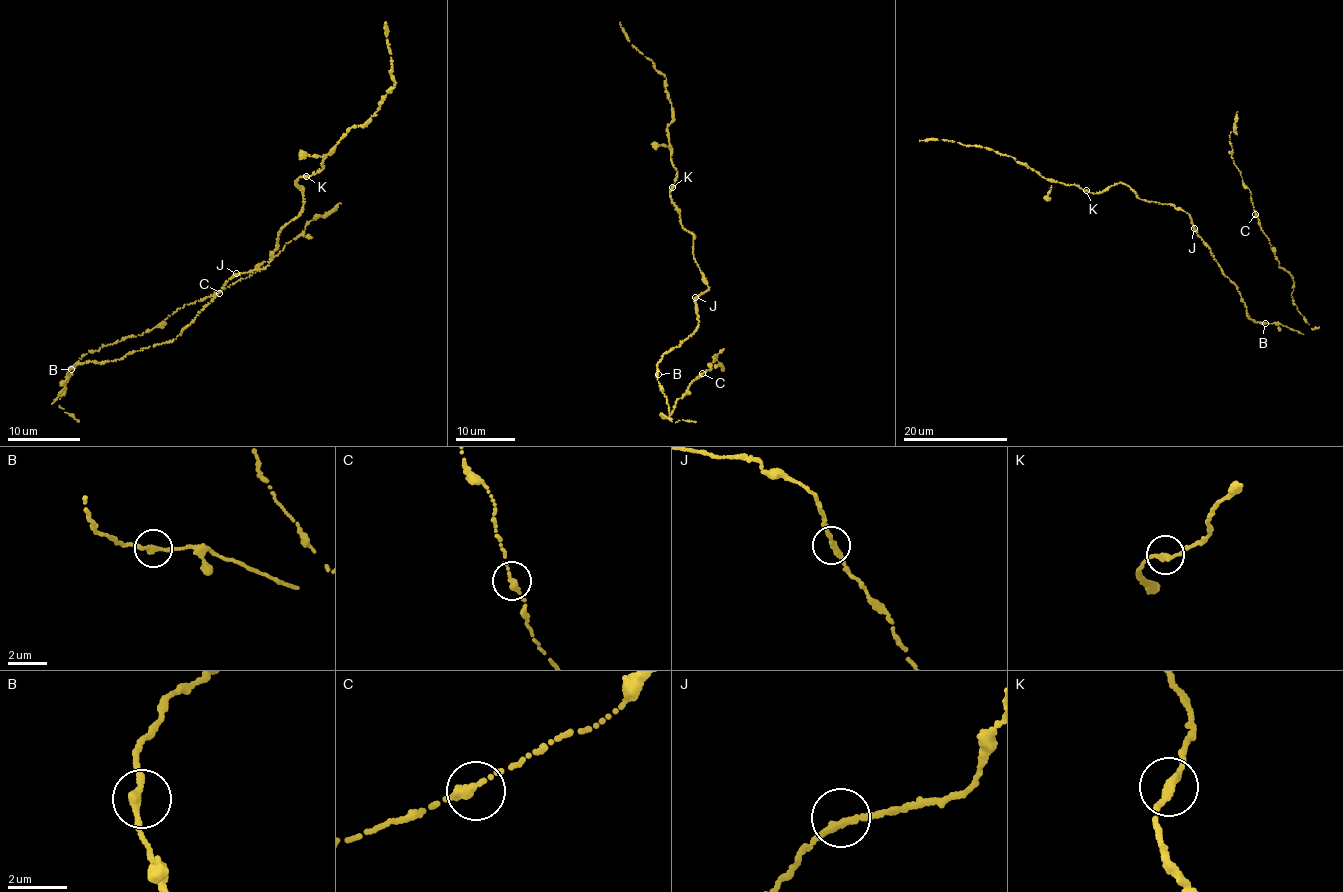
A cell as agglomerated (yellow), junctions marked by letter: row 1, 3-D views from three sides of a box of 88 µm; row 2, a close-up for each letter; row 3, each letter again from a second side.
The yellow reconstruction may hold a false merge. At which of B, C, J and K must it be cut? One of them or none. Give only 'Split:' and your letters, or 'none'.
Split: none

